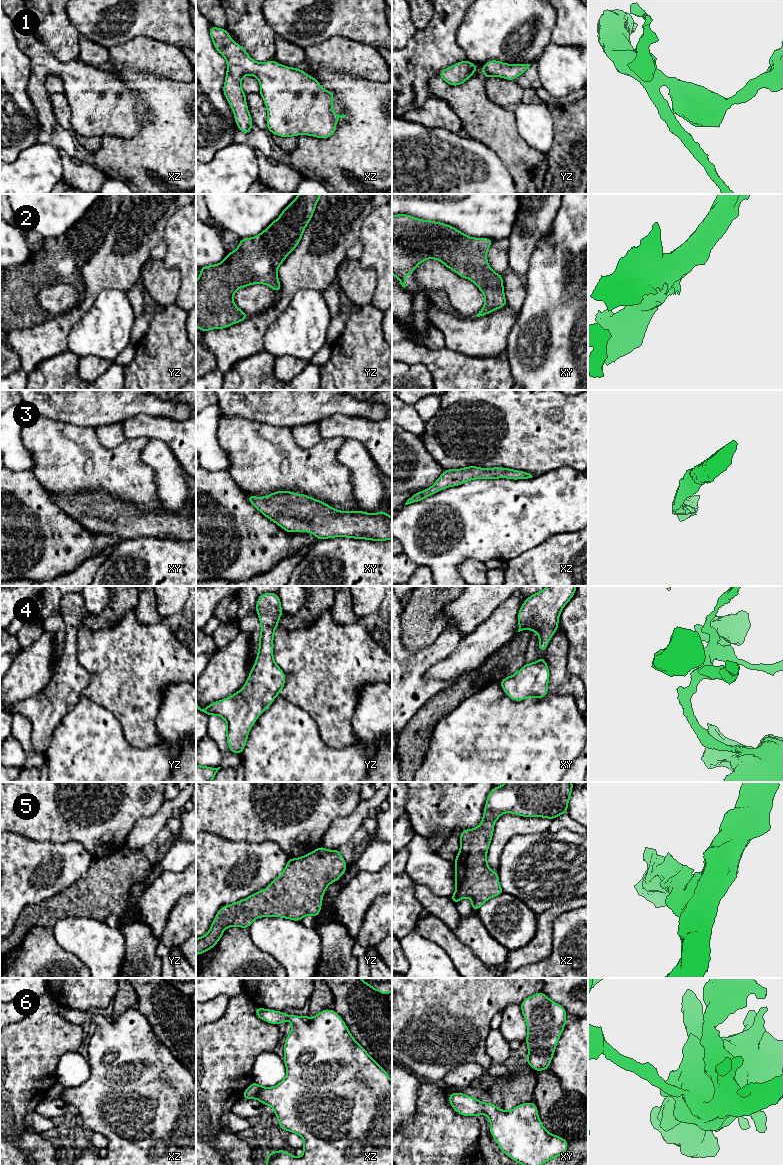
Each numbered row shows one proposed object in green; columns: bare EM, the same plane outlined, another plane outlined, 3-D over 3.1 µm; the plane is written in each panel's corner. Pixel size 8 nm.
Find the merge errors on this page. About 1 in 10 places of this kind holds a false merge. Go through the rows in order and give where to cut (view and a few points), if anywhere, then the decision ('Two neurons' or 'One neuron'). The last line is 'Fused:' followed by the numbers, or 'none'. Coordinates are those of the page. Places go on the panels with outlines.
1: No split. One neuron
2: No split. One neuron
3: No split. One neuron
4: No split. One neuron
5: No split. One neuron
6: No split. One neuron
Fused: none

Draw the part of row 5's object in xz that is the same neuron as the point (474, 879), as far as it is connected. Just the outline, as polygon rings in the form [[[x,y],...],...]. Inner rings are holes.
[[[505,782],[502,786],[493,787],[487,796],[482,822],[475,829],[461,831],[460,850],[454,861],[456,889],[450,899],[457,904],[465,897],[470,898],[472,909],[476,912],[487,900],[501,895],[504,891],[499,884],[498,872],[493,872],[487,863],[487,851],[497,819],[503,813],[513,813],[553,820],[568,813],[572,789],[572,782]]]

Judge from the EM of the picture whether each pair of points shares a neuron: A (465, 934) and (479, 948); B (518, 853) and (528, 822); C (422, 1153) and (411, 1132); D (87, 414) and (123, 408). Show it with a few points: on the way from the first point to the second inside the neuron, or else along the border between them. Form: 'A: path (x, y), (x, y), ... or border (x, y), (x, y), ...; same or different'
A: path (470, 934), (479, 943); same
B: border (547, 830), (541, 833), (516, 834), (504, 847); different
C: path (422, 1148), (422, 1143), (416, 1137); same
D: path (96, 408), (114, 408); same

